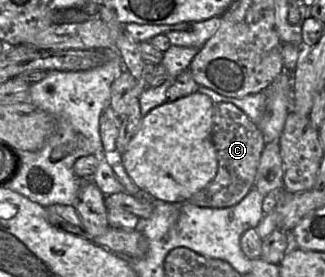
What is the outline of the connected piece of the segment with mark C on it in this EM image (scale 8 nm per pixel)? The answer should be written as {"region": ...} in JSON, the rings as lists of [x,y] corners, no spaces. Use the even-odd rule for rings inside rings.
{"region":[[[228,102],[215,104],[212,142],[217,154],[217,173],[212,181],[187,201],[200,207],[226,208],[239,203],[255,185],[255,177],[265,146],[264,137],[249,117]]]}

